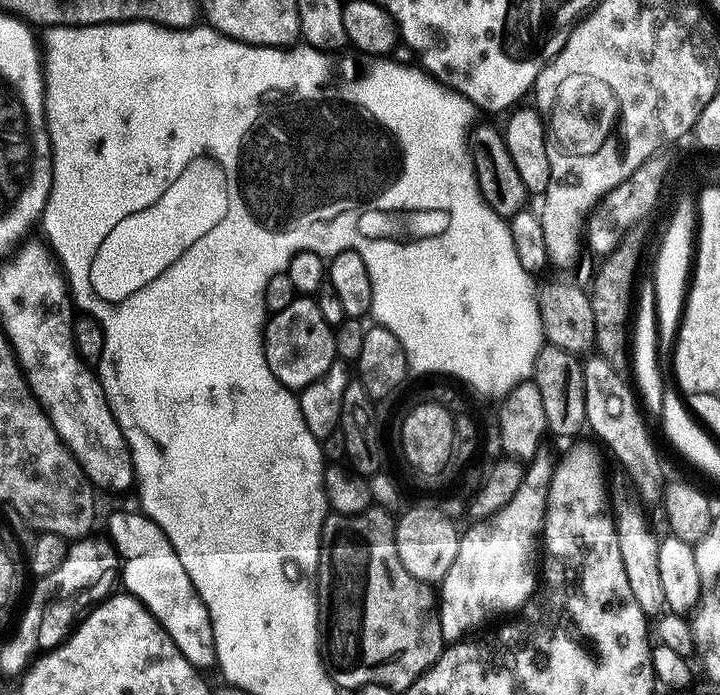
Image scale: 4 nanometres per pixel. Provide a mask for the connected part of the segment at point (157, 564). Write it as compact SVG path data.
M133 510L133 512L110 513L106 536L112 541L119 563L122 565L122 584L128 587L125 588L127 595L143 602L146 610L150 610L150 614L154 614L154 618L166 630L166 634L170 634L174 646L178 646L178 650L182 650L182 654L196 669L215 669L216 647L214 646L214 630L210 622L210 614L206 610L198 590L194 590L194 582L190 582L190 574L186 574L182 562L178 562L178 554L174 550L174 546L170 546L166 534L162 534L162 530L149 516L145 516L139 510Z

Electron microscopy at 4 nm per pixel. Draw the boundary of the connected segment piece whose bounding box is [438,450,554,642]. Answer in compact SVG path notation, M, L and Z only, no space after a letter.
M547 450L537 452L525 467L522 486L518 486L514 498L487 520L477 520L463 529L458 558L454 558L454 566L450 566L446 578L438 585L440 625L445 641L459 642L487 620L503 612L515 613L536 591L537 577L524 575L532 564L532 551L535 548L537 551L544 530L553 458Z

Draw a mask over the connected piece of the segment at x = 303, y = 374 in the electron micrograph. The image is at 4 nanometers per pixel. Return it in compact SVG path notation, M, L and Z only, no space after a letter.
M297 295L296 300L286 306L286 310L278 310L267 317L264 326L264 353L274 378L293 390L310 386L310 382L322 378L322 374L330 370L338 358L336 334L333 325L322 318L322 310L318 310L311 295Z

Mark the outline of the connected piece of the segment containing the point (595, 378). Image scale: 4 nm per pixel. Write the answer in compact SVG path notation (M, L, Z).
M599 354L589 355L583 361L583 366L587 427L590 432L592 428L593 434L612 451L613 458L624 467L624 472L632 479L637 494L646 503L659 505L666 483L664 468L660 465L660 456L656 453L651 438L648 437L641 405L629 381L624 381L625 377L617 373L614 366L610 366L610 362L606 362Z

